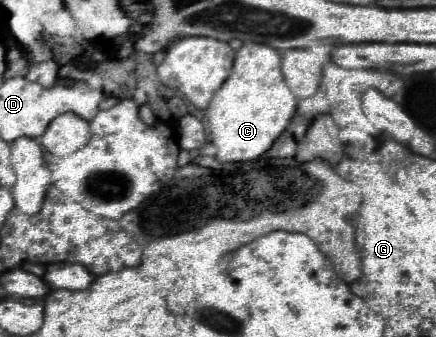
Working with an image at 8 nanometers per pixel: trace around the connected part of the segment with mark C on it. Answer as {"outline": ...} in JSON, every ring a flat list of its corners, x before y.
{"outline":[[244,44,236,52,232,74,226,78,226,82,220,86,210,106,206,108,210,140,218,150,216,158,220,162,245,163,262,156,272,146,274,138,278,138,288,128,294,112,296,112,296,96,290,92,290,88,284,82,280,52,268,44]]}

